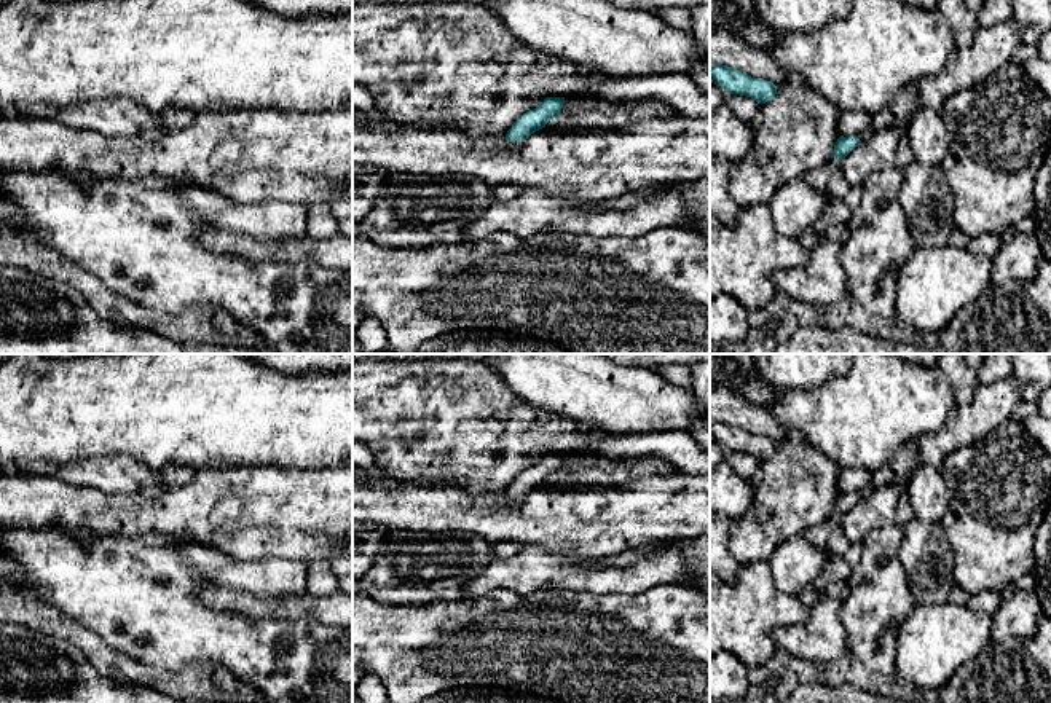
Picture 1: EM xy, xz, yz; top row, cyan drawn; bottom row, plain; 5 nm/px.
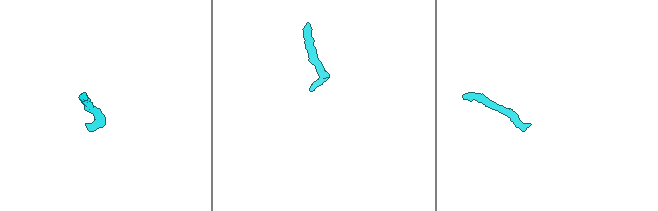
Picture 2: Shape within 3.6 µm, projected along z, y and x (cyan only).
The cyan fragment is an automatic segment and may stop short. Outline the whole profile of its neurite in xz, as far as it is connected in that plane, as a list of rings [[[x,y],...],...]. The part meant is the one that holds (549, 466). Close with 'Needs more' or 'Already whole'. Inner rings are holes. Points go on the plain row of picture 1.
[[[545,454],[536,465],[522,472],[507,488],[506,496],[512,501],[528,496],[549,478],[558,475],[565,454]]]. Already whole

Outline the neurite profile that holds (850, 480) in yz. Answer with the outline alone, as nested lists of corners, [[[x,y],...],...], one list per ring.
[[[839,469],[837,488],[844,494],[858,494],[872,485],[871,472],[861,469]]]

